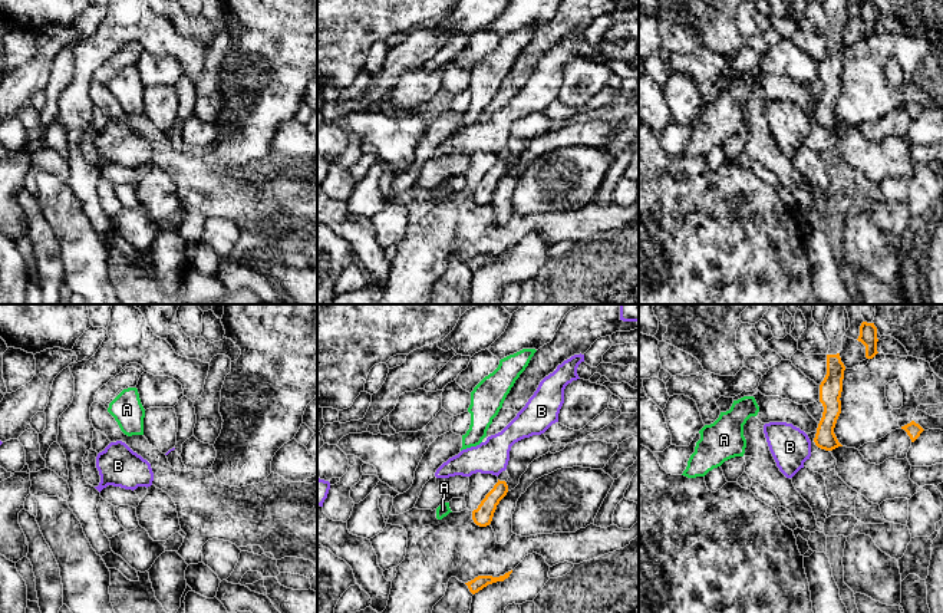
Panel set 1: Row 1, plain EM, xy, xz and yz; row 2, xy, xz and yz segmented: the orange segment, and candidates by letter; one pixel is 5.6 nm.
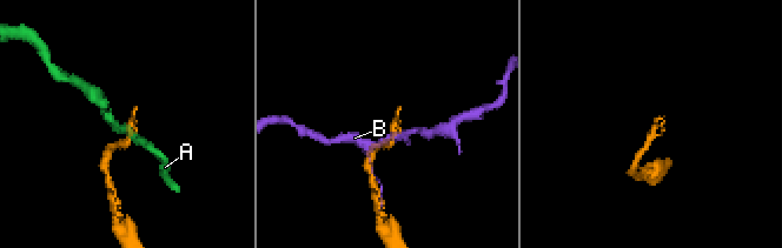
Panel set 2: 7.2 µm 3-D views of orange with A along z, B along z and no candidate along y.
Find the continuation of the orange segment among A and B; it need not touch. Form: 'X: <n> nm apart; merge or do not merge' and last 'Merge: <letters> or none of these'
A: 120 nm apart; do not merge
B: 20 nm apart; do not merge
Merge: none of these

